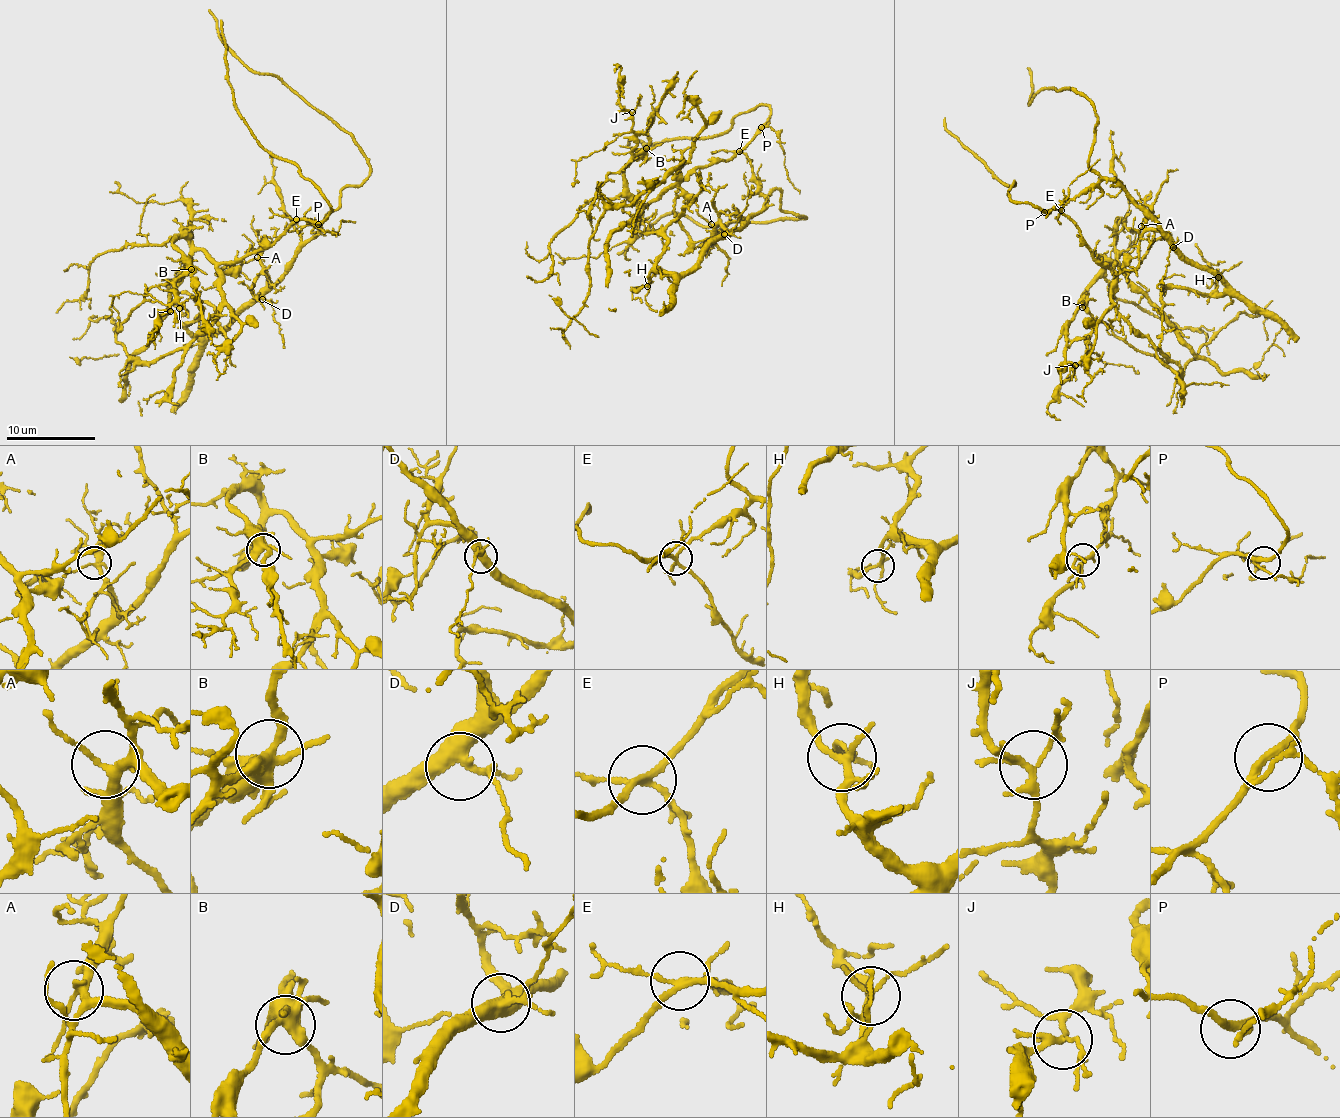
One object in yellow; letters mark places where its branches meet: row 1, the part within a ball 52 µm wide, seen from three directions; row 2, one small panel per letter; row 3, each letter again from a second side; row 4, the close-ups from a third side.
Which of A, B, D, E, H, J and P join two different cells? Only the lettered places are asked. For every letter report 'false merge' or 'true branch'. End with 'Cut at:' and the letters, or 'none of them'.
A: true branch
B: true branch
D: true branch
E: false merge
H: true branch
J: true branch
P: true branch
Cut at: E

